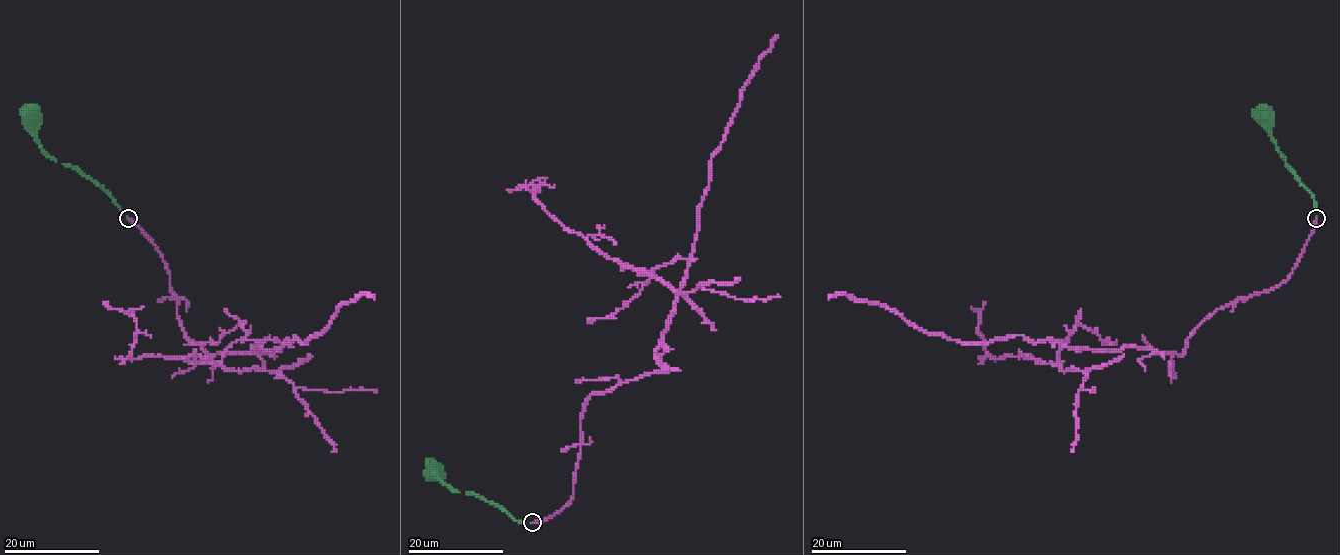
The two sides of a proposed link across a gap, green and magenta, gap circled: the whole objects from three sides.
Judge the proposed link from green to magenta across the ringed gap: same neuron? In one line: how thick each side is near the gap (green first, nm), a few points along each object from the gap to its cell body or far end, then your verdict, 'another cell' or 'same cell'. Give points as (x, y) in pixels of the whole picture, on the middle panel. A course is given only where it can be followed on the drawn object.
calibres 130 and 190 nm; course green (531, 522), (514, 521), (502, 509), (474, 493), (451, 490), (435, 470); course magenta (532, 522), (571, 499), (593, 394), (667, 370), (689, 260), (639, 273), (540, 185), (507, 190); same cell

